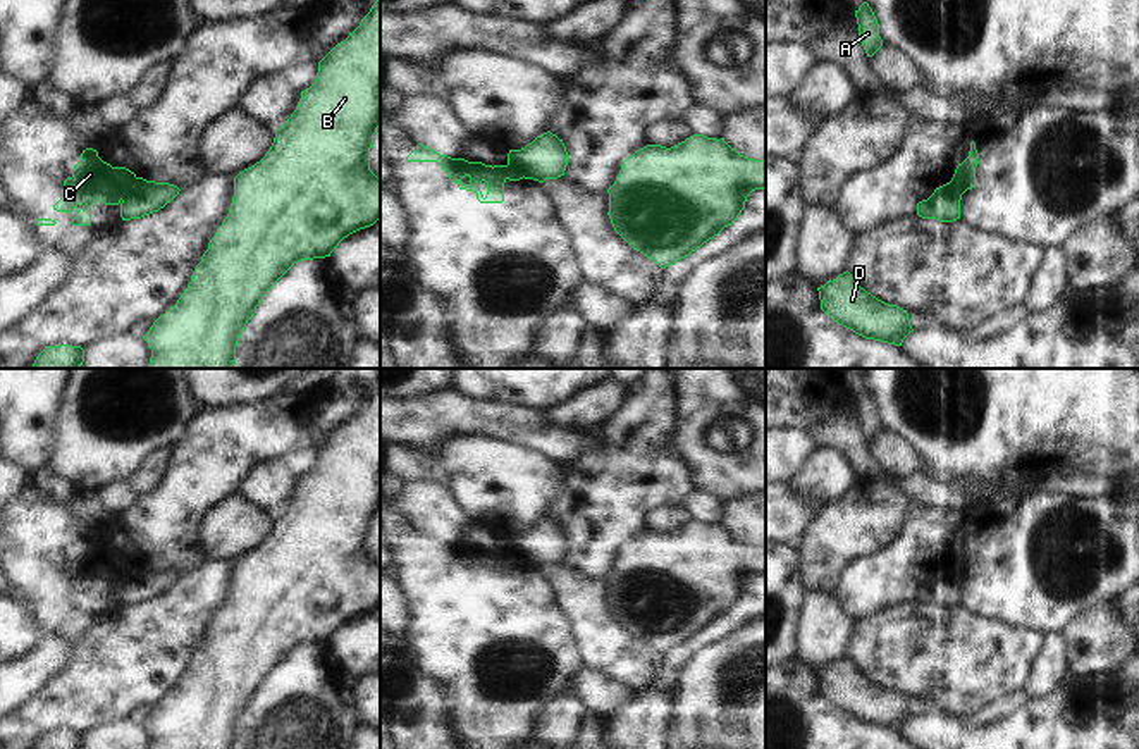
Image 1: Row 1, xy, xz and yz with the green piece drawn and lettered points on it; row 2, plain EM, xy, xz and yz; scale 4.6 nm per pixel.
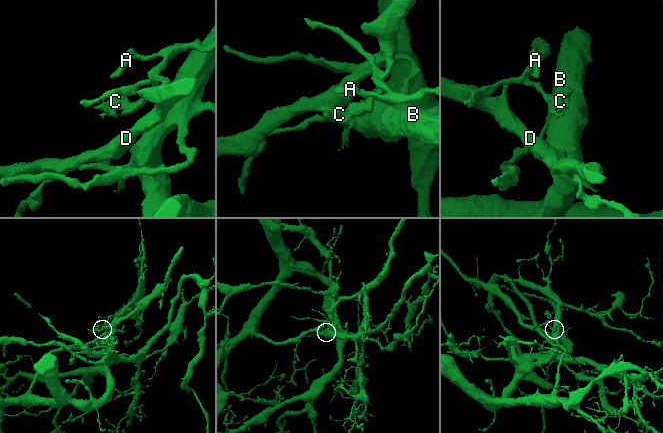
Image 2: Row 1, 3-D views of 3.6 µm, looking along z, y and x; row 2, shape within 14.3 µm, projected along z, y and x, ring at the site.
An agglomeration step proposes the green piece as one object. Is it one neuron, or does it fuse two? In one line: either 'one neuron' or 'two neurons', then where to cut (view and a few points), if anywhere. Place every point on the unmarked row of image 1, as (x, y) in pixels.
two neurons | xy (136, 563), (135, 575), (123, 586)

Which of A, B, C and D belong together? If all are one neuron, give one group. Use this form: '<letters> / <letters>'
A B D / C

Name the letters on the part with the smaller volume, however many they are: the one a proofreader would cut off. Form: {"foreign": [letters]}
{"foreign": ["C"]}

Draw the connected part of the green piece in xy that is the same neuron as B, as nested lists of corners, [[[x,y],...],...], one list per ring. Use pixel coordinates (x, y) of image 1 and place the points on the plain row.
[[[380,384],[372,391],[370,398],[361,405],[360,412],[349,422],[337,429],[320,448],[315,468],[301,477],[301,486],[287,508],[275,515],[275,523],[265,542],[255,551],[244,554],[234,563],[234,582],[227,603],[217,615],[196,651],[191,668],[163,701],[160,701],[150,716],[143,721],[151,735],[150,749],[234,749],[237,727],[248,709],[256,699],[256,692],[267,677],[298,647],[325,644],[339,632],[349,620],[373,611],[380,604],[380,563],[370,556],[370,534],[373,520],[380,511]]]

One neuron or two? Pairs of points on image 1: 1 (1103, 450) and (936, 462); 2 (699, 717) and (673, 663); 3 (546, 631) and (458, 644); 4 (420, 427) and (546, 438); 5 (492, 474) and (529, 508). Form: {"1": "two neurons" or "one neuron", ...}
{"1": "one neuron", "2": "two neurons", "3": "one neuron", "4": "one neuron", "5": "one neuron"}

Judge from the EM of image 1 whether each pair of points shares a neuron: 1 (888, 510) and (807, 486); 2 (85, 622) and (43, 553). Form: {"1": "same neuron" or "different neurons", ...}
{"1": "different neurons", "2": "same neuron"}

